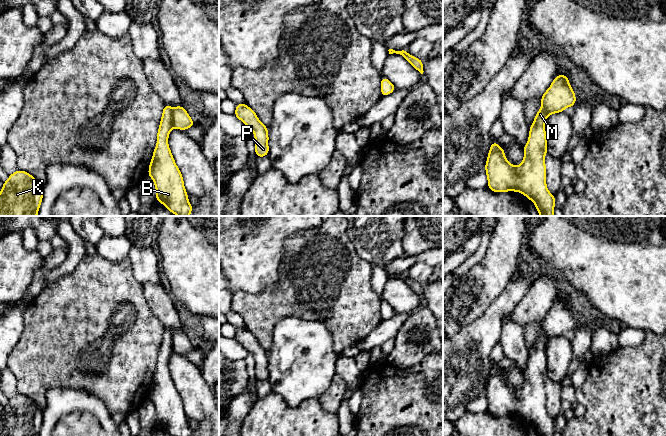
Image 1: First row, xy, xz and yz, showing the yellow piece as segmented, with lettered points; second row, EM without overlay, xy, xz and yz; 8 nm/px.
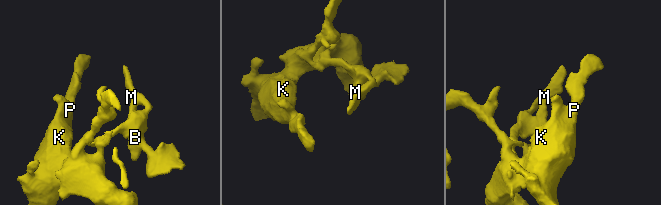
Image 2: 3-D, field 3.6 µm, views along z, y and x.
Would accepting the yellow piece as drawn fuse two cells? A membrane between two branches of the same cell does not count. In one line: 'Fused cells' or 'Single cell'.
Single cell

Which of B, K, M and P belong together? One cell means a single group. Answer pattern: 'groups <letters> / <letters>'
groups B K M P

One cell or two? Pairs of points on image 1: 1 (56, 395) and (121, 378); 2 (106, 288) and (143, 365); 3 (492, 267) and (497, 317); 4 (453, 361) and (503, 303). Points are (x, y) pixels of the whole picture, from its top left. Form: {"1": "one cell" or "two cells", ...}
{"1": "two cells", "2": "one cell", "3": "two cells", "4": "one cell"}

